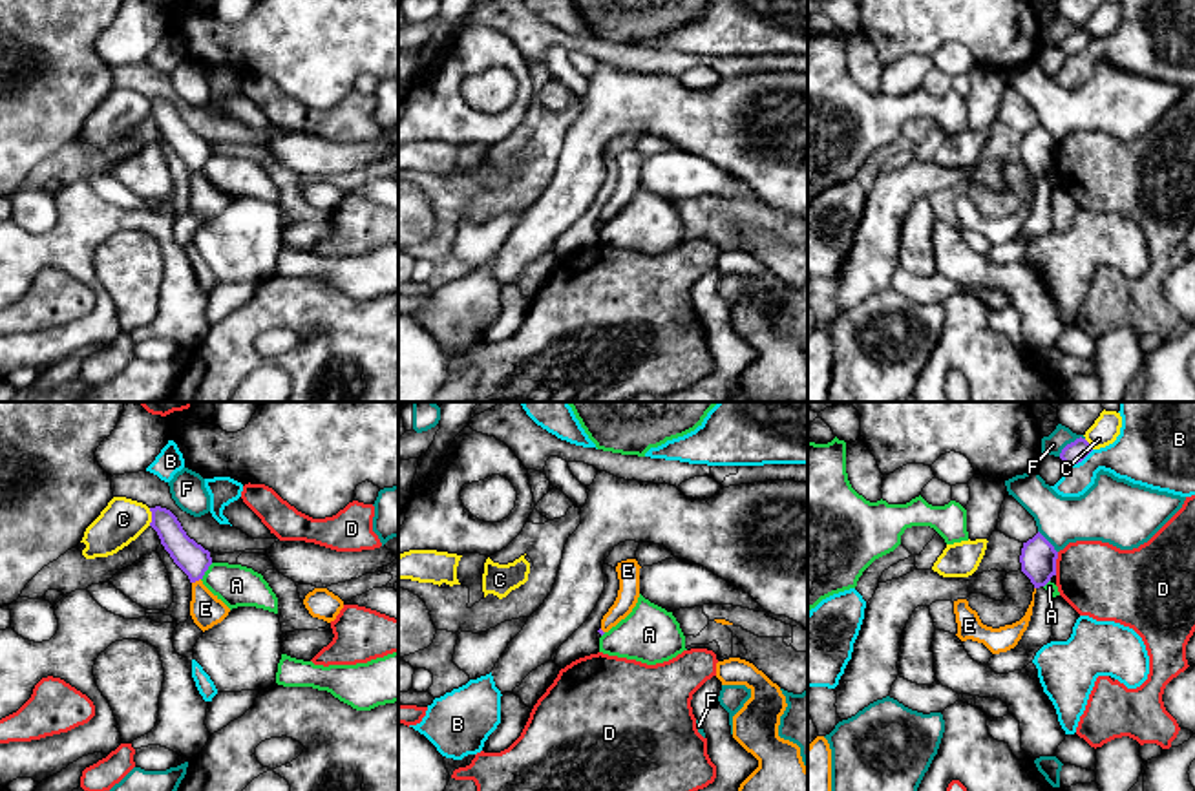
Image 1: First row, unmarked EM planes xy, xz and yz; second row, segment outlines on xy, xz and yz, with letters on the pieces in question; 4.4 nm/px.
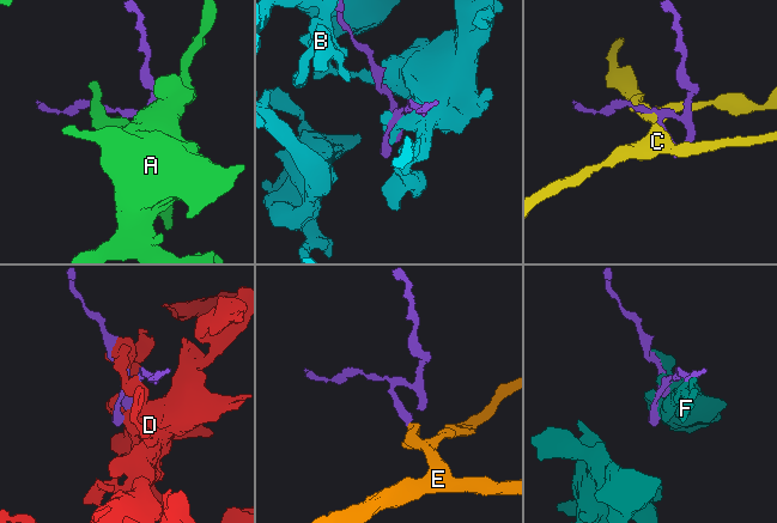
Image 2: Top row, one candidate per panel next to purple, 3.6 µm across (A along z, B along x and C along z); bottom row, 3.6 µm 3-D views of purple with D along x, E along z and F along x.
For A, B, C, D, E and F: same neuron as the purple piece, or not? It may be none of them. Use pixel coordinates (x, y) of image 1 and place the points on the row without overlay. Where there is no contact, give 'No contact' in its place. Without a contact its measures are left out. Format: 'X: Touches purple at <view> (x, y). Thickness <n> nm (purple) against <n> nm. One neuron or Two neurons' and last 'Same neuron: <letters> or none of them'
A: Touches purple at xy (205, 161). Thickness 140 nm (purple) against 180 nm. Two neurons
B: Touches purple at yz (1078, 52). Thickness 90 nm (purple) against 220 nm. Two neurons
C: Touches purple at xy (152, 108). Thickness 140 nm (purple) against 190 nm. Two neurons
D: Touches purple at yz (1055, 154). Thickness 160 nm (purple) against 320 nm. Two neurons
E: Touches purple at xy (196, 170). Thickness 140 nm (purple) against 140 nm. Two neurons
F: Touches purple at yz (1071, 33). Thickness 90 nm (purple) against 90 nm. Two neurons
Same neuron: none of them

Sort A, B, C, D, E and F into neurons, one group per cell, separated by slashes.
A / B / C / D / E / F

